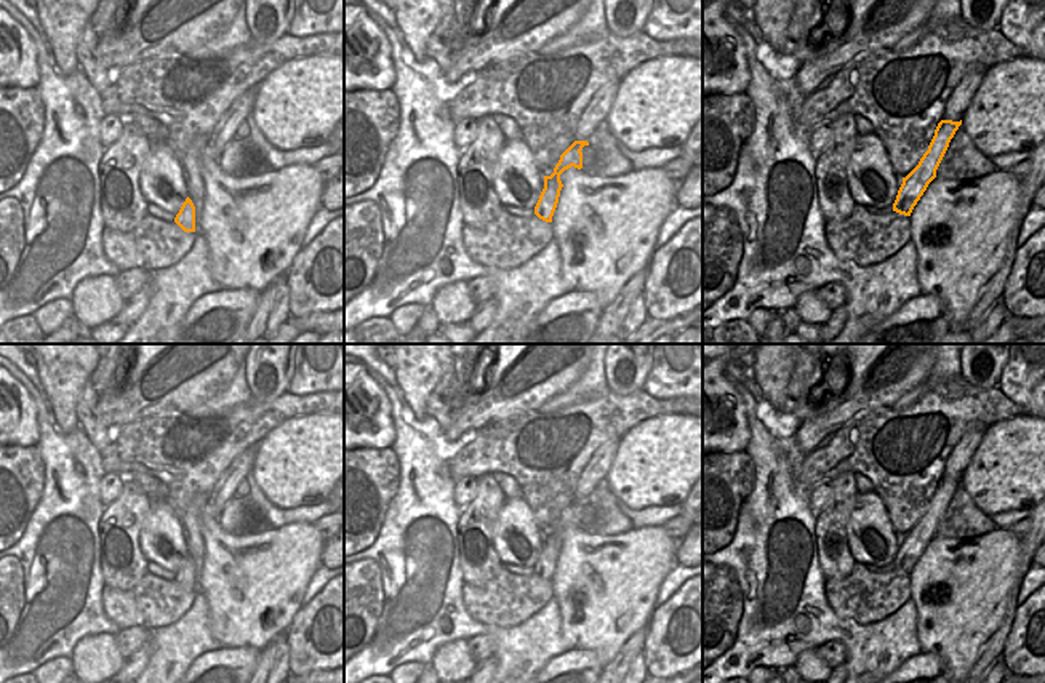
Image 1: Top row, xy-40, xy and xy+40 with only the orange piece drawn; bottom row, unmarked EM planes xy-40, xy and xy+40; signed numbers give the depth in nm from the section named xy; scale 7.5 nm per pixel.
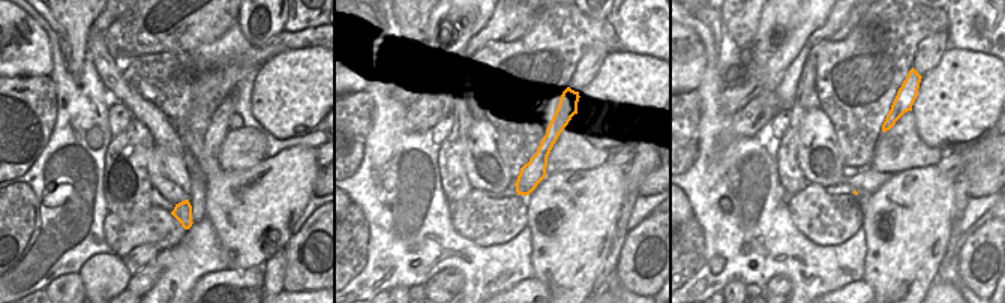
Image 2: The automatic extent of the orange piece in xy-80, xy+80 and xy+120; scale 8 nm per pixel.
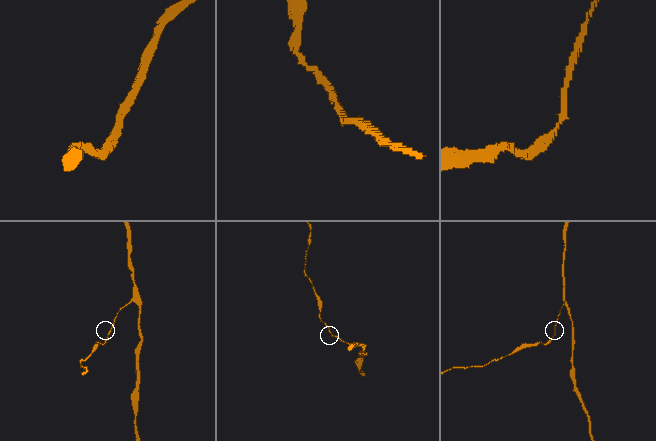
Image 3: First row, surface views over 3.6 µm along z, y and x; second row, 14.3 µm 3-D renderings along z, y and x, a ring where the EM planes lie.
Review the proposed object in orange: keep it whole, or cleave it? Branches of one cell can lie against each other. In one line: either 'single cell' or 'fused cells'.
single cell

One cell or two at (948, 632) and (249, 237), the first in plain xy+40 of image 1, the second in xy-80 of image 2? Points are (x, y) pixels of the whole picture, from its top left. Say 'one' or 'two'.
one

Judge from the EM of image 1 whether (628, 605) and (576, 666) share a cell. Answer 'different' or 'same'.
different

